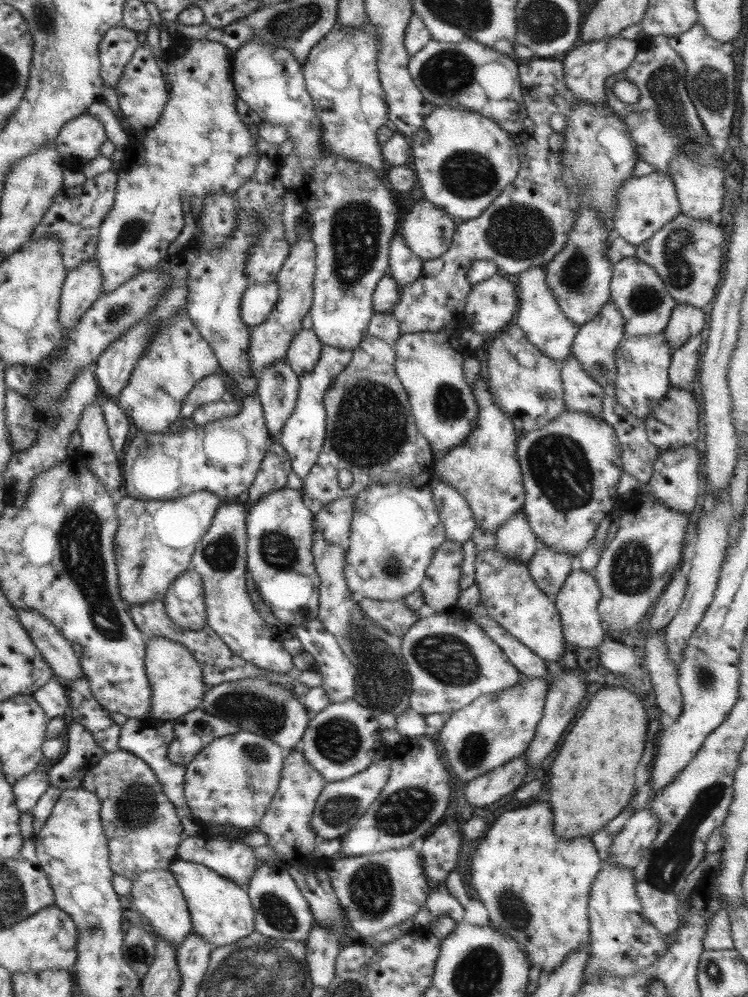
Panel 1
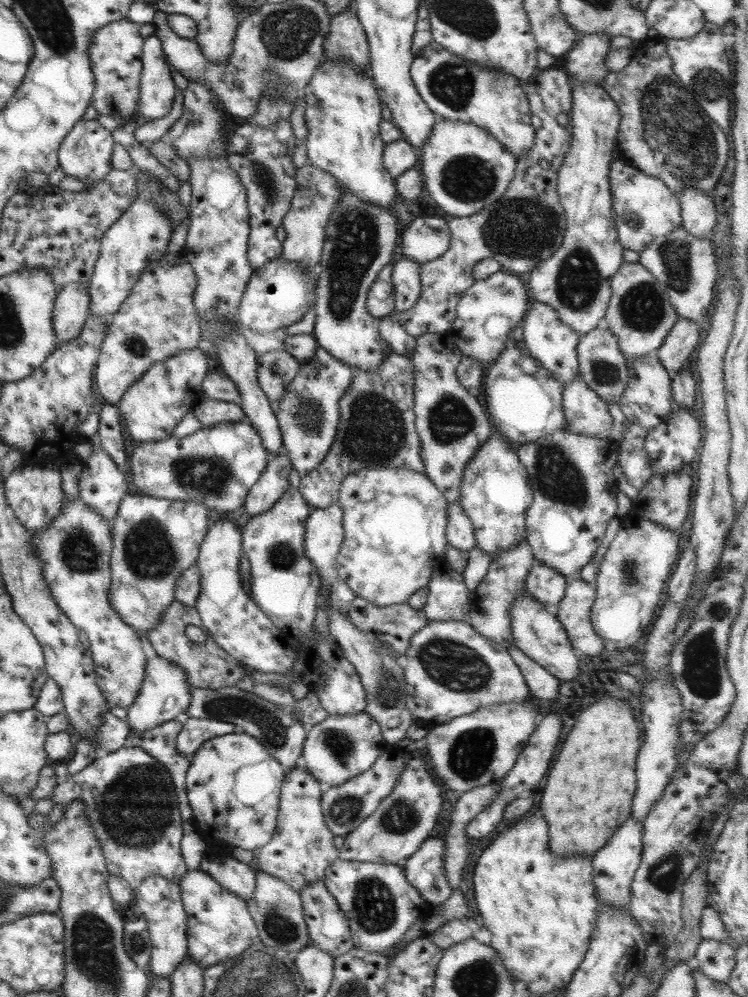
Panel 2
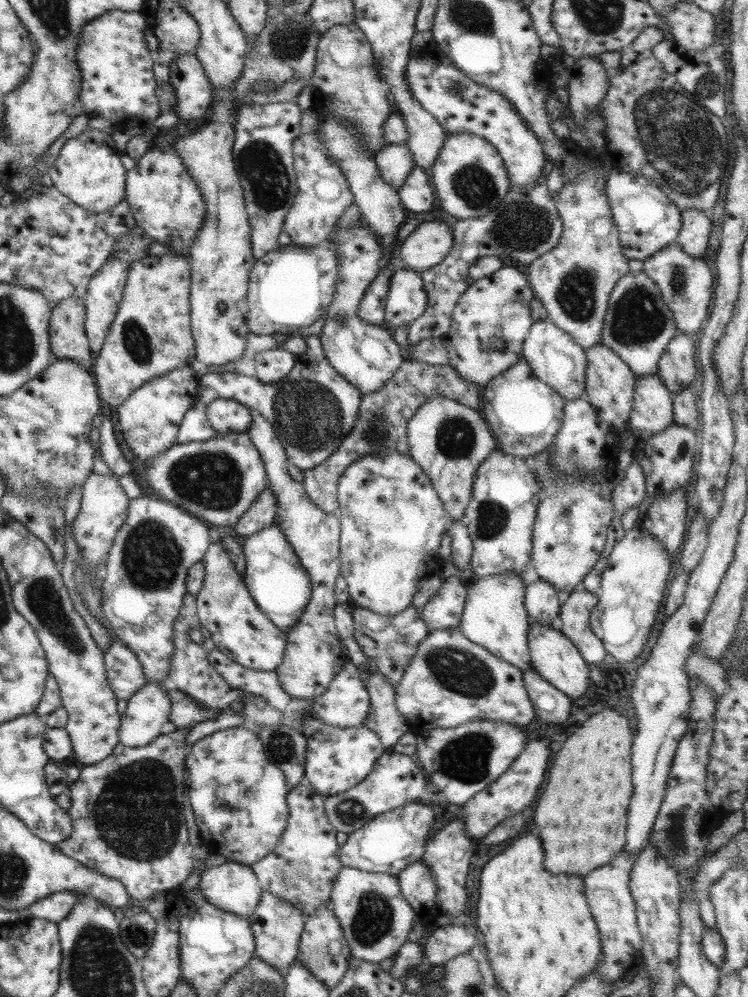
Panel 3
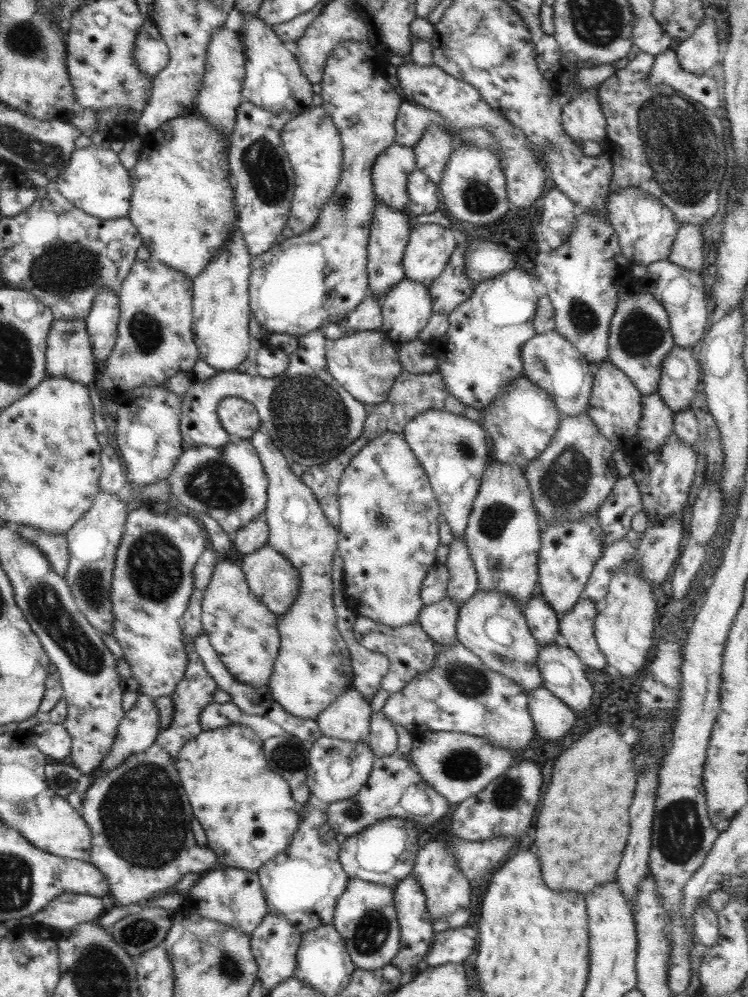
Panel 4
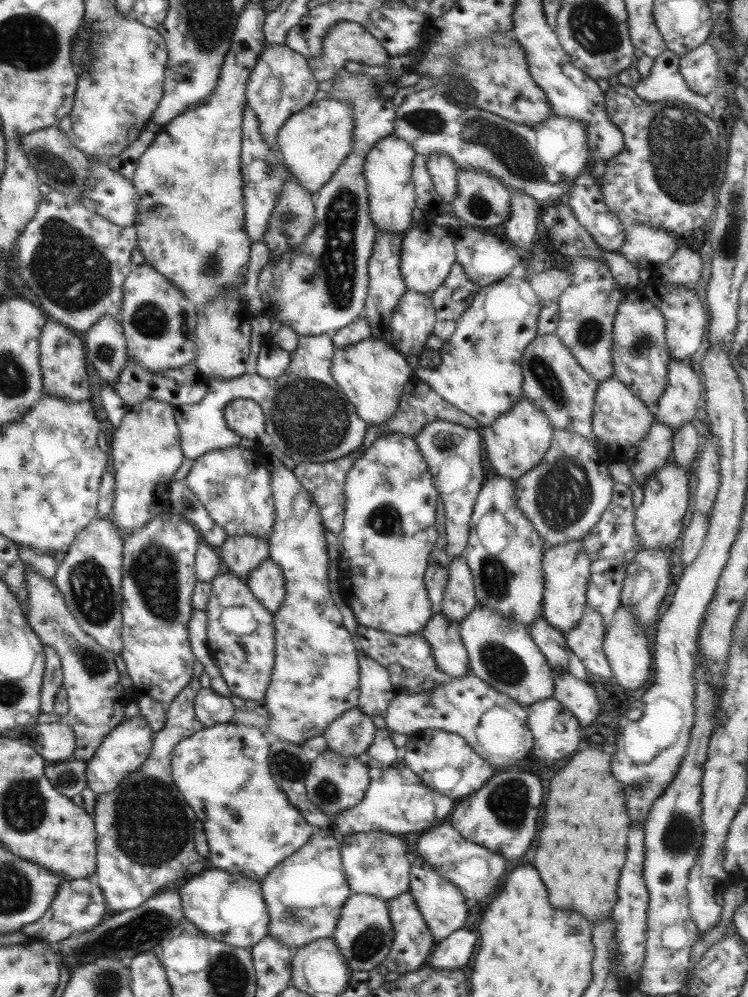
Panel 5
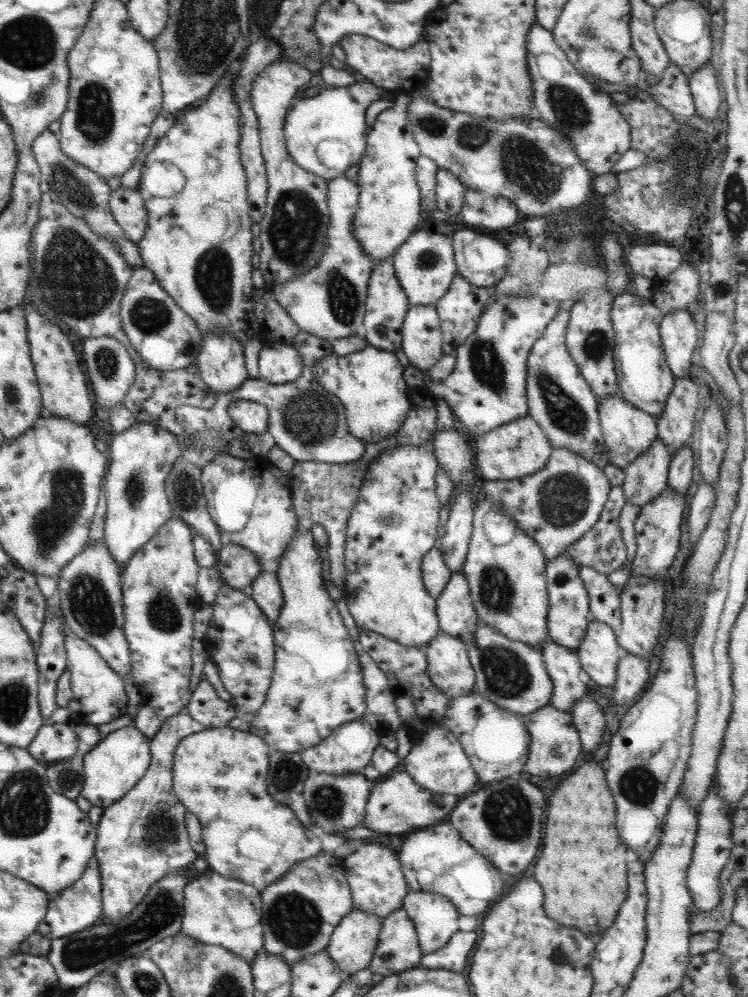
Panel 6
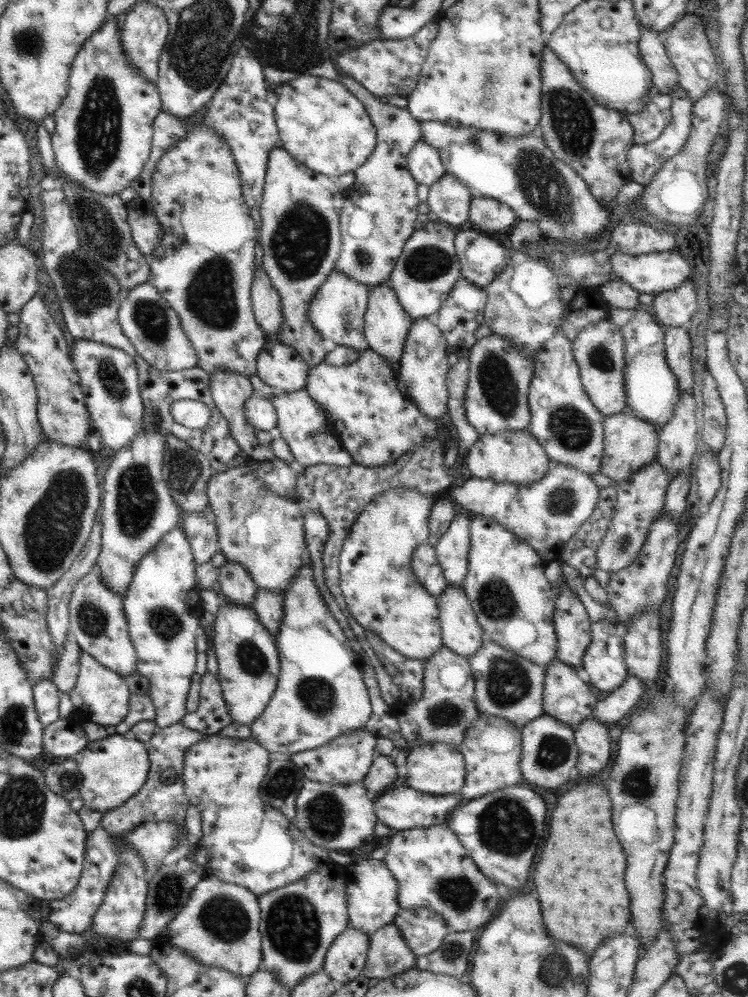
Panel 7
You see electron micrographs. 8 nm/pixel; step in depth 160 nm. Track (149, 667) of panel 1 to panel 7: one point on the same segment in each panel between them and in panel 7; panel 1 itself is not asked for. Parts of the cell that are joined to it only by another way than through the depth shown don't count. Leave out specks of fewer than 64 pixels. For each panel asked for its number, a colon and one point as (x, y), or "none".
2: (164, 695)
3: (147, 709)
4: (138, 729)
5: (125, 748)
6: (115, 764)
7: (113, 769)

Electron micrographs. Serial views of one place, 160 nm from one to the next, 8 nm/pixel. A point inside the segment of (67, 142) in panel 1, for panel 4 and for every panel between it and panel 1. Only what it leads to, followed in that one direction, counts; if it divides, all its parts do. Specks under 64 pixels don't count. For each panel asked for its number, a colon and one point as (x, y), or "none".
2: (85, 152)
3: (89, 171)
4: (95, 181)

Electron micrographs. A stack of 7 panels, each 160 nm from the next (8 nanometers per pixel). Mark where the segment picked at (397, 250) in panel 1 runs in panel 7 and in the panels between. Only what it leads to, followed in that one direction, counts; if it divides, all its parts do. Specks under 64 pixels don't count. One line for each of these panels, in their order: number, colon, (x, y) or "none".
2: (406, 280)
3: (406, 301)
4: (407, 307)
5: (412, 322)
6: (421, 334)
7: (424, 365)

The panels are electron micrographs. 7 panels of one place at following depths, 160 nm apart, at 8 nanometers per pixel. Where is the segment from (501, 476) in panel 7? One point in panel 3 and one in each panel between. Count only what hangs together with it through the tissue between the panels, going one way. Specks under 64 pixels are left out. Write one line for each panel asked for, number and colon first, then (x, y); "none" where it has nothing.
3: (527, 414)
4: (519, 430)
5: (517, 441)
6: (514, 450)

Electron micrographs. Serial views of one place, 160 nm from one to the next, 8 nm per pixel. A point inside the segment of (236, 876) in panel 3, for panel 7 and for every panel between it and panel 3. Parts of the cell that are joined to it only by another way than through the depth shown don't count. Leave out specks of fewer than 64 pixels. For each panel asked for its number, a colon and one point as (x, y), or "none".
4: (230, 896)
5: (230, 908)
6: (221, 911)
7: (219, 925)

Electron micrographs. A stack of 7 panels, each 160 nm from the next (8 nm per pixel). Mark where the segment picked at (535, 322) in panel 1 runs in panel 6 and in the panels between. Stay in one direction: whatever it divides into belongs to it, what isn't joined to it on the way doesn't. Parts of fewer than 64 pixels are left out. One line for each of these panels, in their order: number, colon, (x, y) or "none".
2: (552, 344)
3: (555, 359)
4: (550, 361)
5: (552, 378)
6: (559, 399)

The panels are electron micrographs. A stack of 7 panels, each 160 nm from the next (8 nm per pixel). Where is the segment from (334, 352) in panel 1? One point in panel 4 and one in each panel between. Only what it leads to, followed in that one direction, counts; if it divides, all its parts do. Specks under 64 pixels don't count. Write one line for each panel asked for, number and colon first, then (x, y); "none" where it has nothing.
2: (308, 416)
3: (313, 409)
4: (310, 418)

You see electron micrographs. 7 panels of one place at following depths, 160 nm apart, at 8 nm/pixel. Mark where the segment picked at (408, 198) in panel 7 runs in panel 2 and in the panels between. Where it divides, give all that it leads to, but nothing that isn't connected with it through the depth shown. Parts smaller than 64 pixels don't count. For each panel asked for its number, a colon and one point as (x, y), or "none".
2: (398, 156)
3: (394, 161)
4: (389, 173)
5: (388, 165)
6: (389, 197)

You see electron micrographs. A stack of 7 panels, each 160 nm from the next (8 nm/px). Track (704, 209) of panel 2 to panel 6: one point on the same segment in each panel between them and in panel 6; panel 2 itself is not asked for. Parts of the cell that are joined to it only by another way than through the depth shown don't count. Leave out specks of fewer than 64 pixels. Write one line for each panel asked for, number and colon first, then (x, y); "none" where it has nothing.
3: (693, 237)
4: (686, 252)
5: (684, 267)
6: (682, 286)

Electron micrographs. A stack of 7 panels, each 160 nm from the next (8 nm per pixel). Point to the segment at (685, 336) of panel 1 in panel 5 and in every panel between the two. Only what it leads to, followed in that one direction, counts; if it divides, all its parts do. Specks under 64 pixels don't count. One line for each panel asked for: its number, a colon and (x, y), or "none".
2: (674, 354)
3: (677, 369)
4: (678, 394)
5: (677, 406)

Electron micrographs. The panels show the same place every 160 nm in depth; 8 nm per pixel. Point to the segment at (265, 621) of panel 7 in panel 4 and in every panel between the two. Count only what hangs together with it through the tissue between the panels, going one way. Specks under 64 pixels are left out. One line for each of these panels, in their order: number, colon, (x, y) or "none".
4: (271, 577)
5: (267, 584)
6: (265, 589)

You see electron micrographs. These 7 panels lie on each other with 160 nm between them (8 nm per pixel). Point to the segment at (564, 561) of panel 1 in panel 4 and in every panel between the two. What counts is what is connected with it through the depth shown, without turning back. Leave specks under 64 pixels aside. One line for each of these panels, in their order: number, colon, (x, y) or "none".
2: (546, 585)
3: (543, 602)
4: (543, 622)

